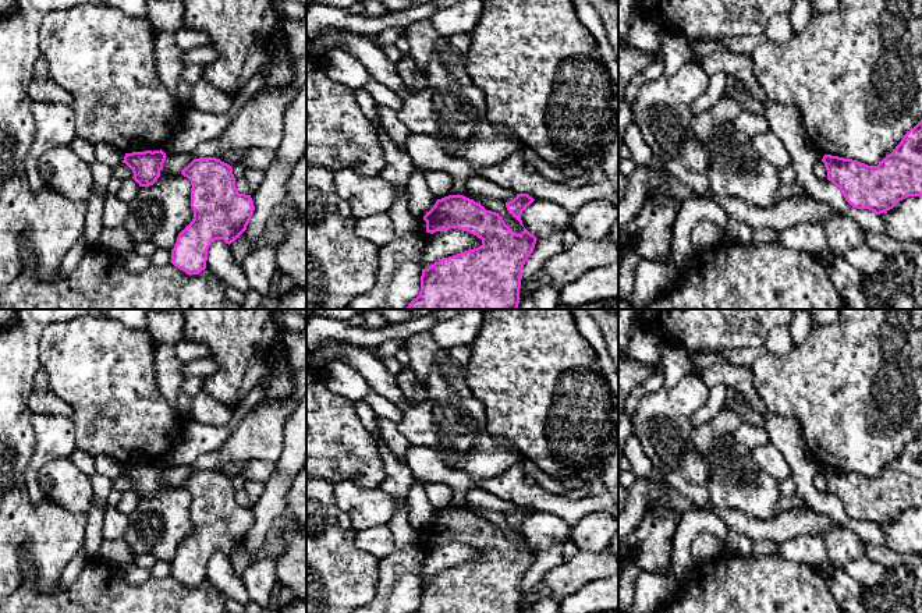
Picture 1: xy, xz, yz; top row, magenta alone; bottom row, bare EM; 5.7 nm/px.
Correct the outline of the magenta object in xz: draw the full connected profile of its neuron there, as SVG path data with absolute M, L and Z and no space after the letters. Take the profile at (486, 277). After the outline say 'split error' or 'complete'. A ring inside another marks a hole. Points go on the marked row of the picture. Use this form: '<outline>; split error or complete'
M448 195L437 199L435 206L423 216L426 233L458 228L468 231L482 240L482 245L435 262L428 269L422 269L421 291L407 309L517 309L519 304L519 288L522 269L533 252L536 237L525 227L521 234L514 233L503 217L492 210L486 210L480 203L464 195Z; complete

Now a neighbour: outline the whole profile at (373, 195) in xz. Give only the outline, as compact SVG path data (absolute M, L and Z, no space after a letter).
M351 167L334 171L334 184L338 198L351 203L354 220L389 213L394 202L396 187L382 177L362 177Z

